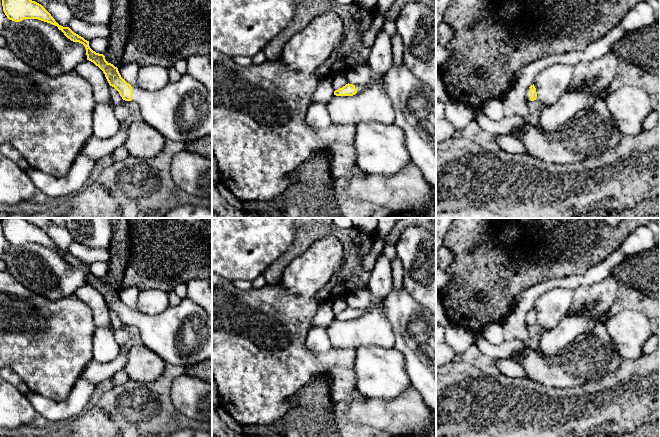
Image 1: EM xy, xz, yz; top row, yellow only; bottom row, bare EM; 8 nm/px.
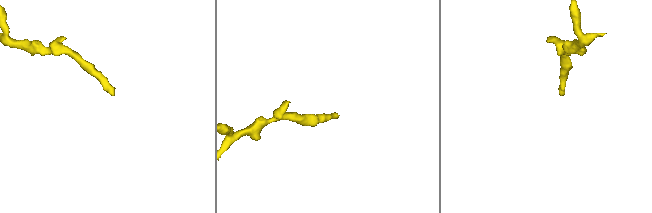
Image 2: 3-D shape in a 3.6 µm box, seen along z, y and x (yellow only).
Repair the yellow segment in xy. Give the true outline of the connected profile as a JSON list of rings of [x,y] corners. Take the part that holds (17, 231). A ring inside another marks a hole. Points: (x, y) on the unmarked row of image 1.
[[[4,218],[2,230],[9,244],[20,246],[24,243],[38,243],[57,250],[71,265],[83,268],[87,284],[93,286],[103,295],[109,309],[119,316],[123,324],[137,327],[143,345],[166,363],[187,367],[212,358],[212,316],[187,297],[181,299],[178,305],[170,305],[164,312],[157,315],[150,316],[139,311],[132,311],[121,301],[117,291],[108,287],[103,278],[96,277],[90,272],[89,265],[74,257],[69,251],[59,249],[41,228],[30,224],[24,218]]]

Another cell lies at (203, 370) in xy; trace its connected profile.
[[[212,358],[185,367],[184,373],[212,384]]]

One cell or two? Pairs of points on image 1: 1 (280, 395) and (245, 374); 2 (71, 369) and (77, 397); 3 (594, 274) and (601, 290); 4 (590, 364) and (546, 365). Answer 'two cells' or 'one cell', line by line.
1: one cell
2: two cells
3: two cells
4: one cell

